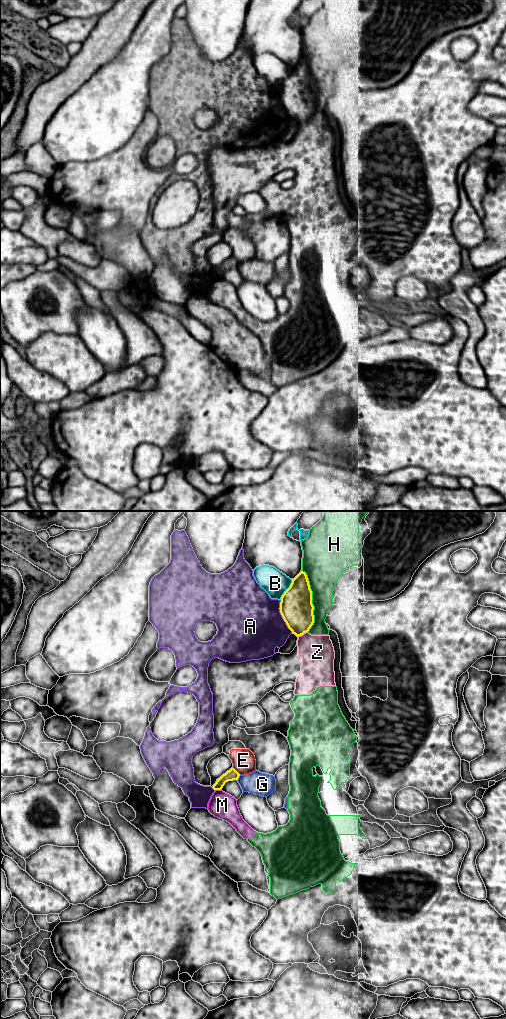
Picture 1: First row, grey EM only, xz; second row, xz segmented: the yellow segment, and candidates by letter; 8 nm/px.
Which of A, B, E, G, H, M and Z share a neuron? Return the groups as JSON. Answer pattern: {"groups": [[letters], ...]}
{"groups": [["A"], ["B"], ["E", "G", "H", "M", "Z"]]}

